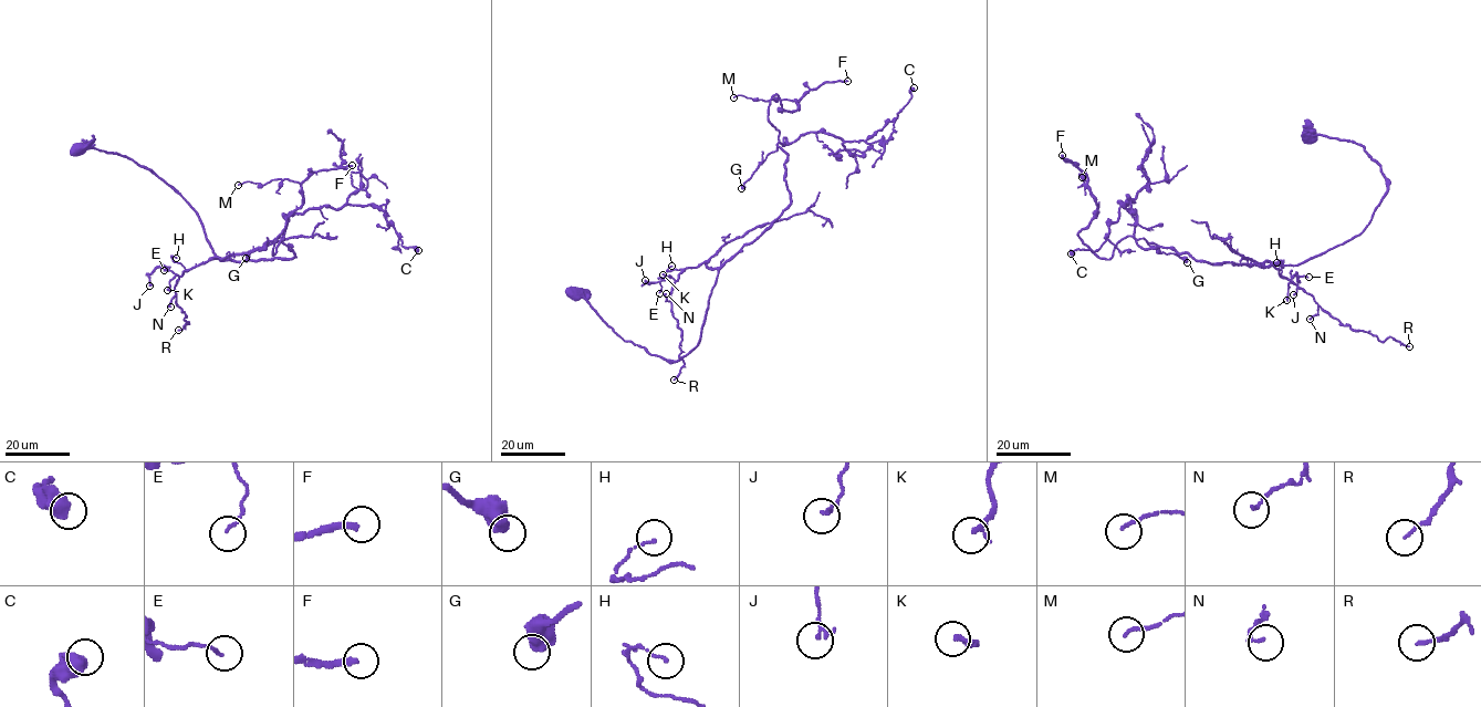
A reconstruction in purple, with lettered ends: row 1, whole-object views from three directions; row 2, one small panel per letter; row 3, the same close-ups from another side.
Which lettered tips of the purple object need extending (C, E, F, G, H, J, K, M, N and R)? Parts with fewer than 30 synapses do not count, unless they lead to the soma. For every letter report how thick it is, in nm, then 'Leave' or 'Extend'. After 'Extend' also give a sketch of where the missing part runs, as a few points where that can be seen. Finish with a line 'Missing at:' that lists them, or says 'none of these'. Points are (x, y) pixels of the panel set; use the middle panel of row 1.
C: Thickness 700 nm. Leave
E: Thickness 120 nm. Leave
F: Thickness 280 nm. Extend. Course of what is missing: (847, 81), (857, 83), (867, 93), (894, 145), (904, 155), (911, 155)
G: Thickness 600 nm. Leave
H: Thickness 110 nm. Leave
J: Thickness 90 nm. Leave
K: Thickness 200 nm. Leave
M: Thickness 120 nm. Leave
N: Thickness 130 nm. Leave
R: Thickness 120 nm. Leave
Missing at: F

